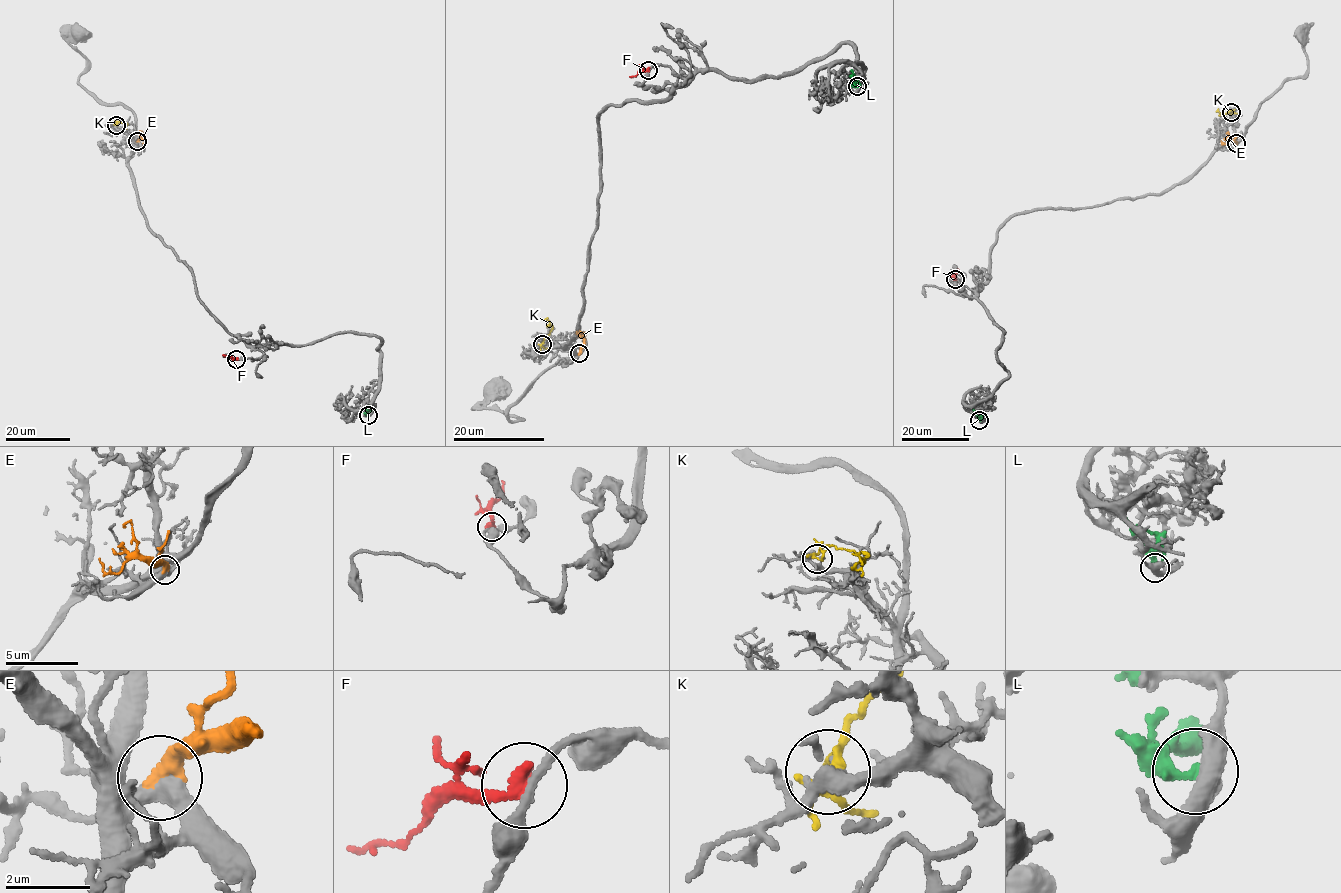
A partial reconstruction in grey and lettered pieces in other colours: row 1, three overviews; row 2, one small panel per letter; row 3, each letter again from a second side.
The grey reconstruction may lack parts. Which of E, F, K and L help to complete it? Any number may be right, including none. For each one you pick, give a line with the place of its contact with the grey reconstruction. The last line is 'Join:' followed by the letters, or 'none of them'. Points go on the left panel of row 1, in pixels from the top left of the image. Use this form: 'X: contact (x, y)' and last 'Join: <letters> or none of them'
E: contact (137, 141)
Join: E

